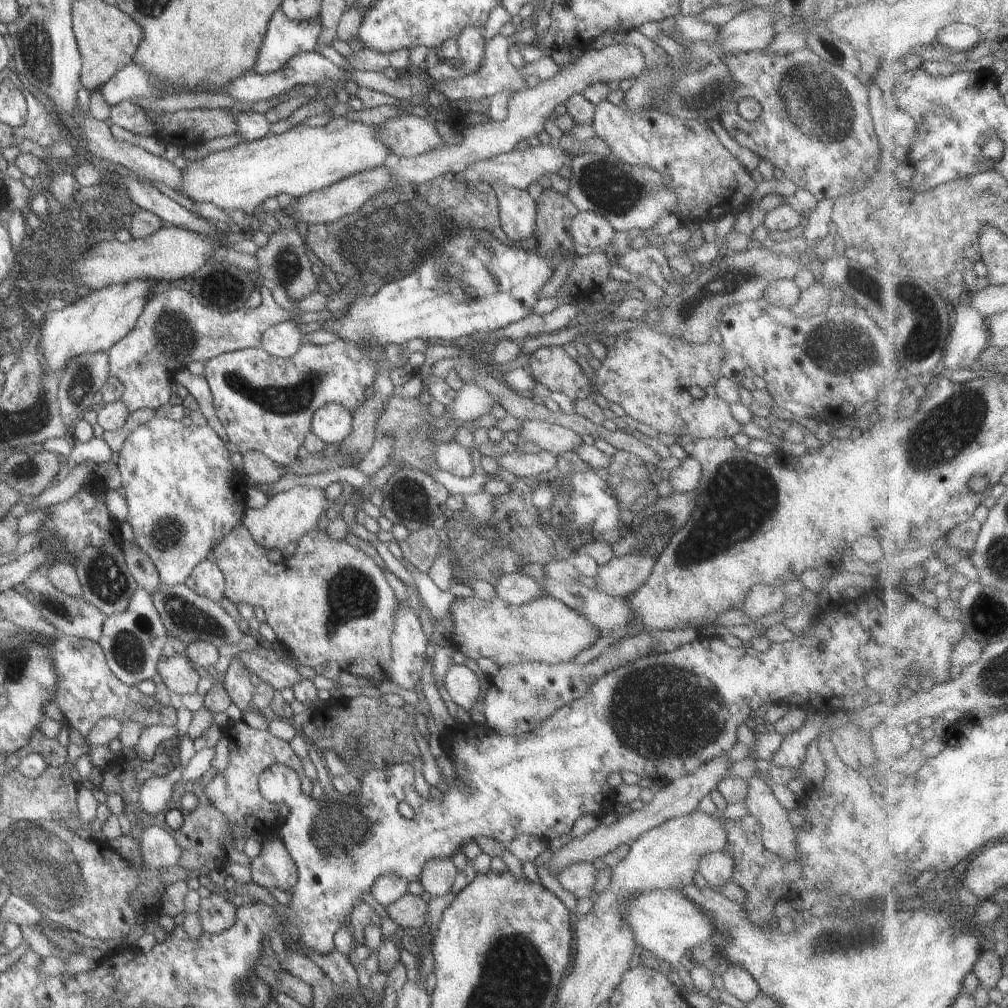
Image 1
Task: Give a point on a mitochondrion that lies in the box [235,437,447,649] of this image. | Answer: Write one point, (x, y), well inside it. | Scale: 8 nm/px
(351, 595)

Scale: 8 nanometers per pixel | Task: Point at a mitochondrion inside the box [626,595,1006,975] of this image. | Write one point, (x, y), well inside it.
(818, 947)

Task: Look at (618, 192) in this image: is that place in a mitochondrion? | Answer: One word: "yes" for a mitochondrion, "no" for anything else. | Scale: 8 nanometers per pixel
yes

